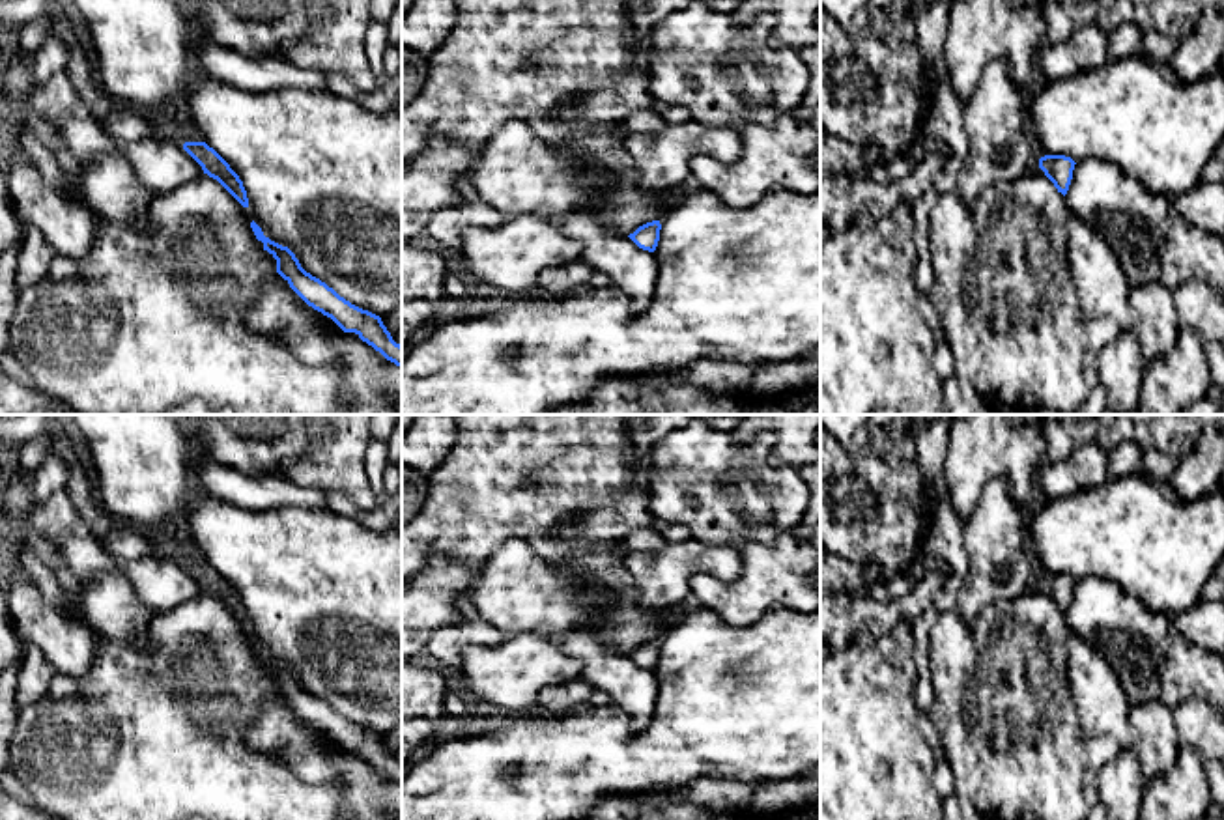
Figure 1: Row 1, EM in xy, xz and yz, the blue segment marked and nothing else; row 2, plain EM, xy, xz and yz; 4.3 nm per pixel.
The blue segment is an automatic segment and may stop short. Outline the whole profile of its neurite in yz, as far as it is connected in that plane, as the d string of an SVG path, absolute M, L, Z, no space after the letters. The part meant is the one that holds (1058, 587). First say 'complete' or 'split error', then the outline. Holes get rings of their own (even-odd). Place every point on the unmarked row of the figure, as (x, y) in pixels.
complete; M1045 573L1039 577L1039 587L1045 590L1045 594L1054 601L1058 611L1061 611L1063 615L1069 609L1075 583L1076 581L1065 573Z

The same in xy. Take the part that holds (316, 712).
complete; M254 639L250 646L256 657L263 661L263 669L277 678L277 691L308 725L331 736L344 751L355 751L387 779L402 786L402 764L392 758L379 734L351 723L325 700L306 691L295 672L265 656Z

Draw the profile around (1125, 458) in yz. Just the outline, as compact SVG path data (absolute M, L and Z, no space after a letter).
M1125 441L1108 452L1110 478L1125 478L1140 471L1144 450L1138 443Z

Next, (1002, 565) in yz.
M1005 478L989 482L961 525L968 572L957 596L961 615L970 622L996 601L1022 596L1039 581L1037 557L1030 542L1032 512L1011 497Z

